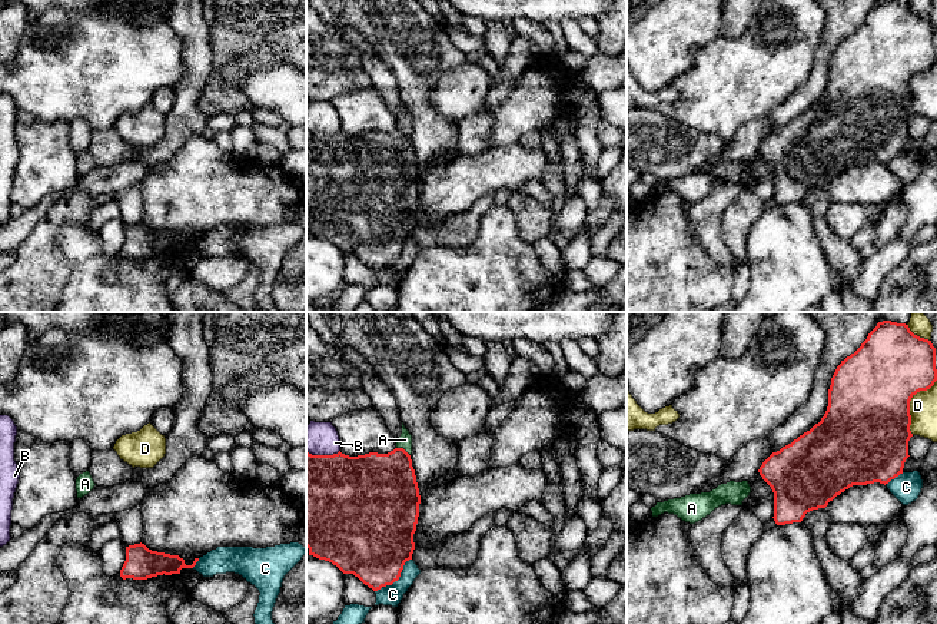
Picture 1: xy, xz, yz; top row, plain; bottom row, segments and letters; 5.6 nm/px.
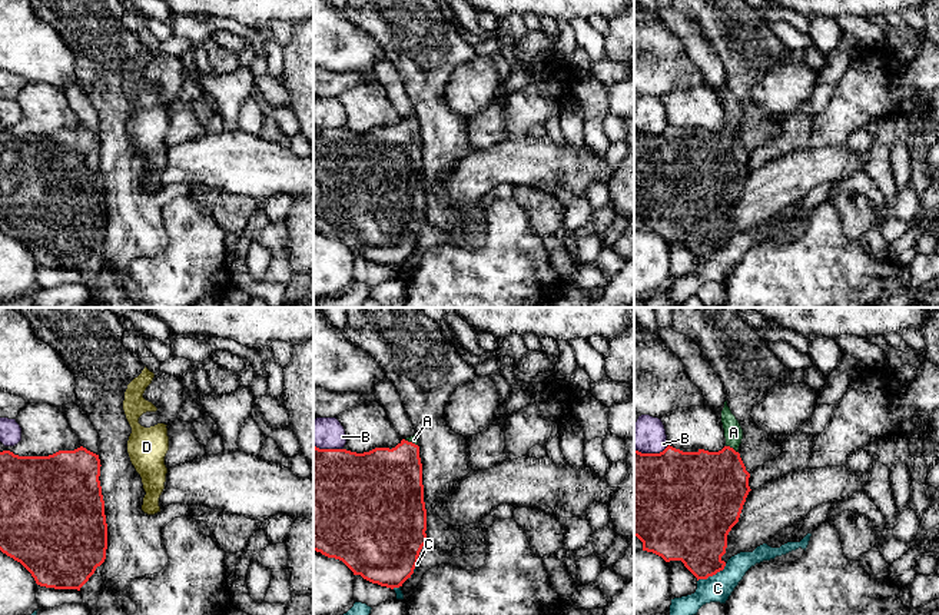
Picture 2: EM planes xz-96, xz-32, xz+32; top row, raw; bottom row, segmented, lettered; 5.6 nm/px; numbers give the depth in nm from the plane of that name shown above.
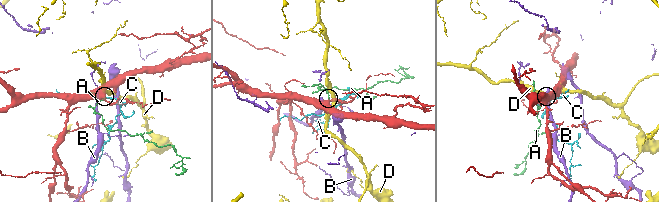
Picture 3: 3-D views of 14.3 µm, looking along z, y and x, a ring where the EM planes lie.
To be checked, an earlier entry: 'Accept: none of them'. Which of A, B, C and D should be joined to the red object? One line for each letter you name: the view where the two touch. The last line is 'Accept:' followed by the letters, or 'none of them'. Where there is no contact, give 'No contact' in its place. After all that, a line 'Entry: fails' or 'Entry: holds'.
A: Touches red in xz
Accept: A
Entry: fails

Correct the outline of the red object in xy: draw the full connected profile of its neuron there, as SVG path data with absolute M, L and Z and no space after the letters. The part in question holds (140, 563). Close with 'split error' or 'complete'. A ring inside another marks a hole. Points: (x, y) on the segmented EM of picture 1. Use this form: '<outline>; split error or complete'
M144 544L126 547L126 561L120 570L123 580L147 580L157 575L180 574L182 568L193 568L199 558L195 558L192 565L186 565L179 555L170 555L149 550Z; complete

